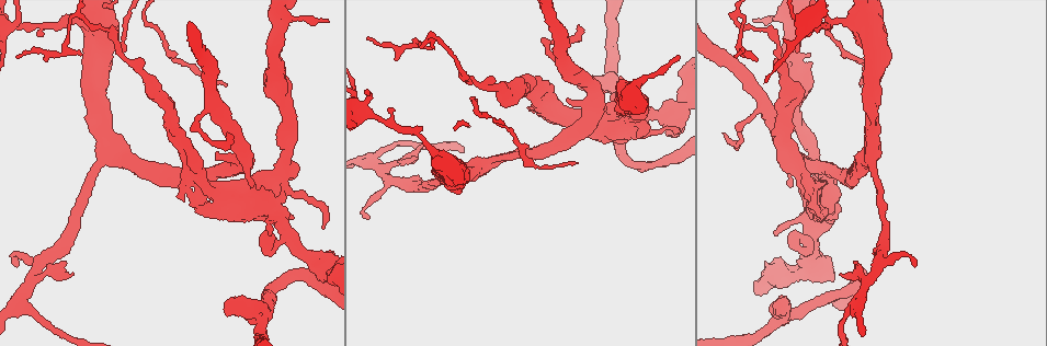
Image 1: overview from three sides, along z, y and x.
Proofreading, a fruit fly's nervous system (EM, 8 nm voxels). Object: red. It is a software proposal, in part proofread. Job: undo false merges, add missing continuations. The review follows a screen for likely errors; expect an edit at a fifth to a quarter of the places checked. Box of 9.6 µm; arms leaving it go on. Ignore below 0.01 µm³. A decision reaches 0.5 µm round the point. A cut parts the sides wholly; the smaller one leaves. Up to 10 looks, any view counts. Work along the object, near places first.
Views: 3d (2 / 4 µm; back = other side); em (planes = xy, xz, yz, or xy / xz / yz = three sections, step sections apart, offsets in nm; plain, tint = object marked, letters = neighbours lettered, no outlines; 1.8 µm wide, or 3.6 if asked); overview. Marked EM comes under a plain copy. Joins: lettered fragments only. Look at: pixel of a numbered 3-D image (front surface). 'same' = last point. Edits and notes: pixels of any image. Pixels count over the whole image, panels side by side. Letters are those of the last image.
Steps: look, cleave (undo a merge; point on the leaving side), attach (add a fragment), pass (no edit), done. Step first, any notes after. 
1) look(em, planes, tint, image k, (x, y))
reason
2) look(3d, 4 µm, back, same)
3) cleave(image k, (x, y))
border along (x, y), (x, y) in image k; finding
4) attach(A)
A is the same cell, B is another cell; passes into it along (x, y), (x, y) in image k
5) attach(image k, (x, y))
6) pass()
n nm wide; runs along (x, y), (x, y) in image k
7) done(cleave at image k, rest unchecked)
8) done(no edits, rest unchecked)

look(3d, 4 µm, image 1, (783, 319))
abrupt turn

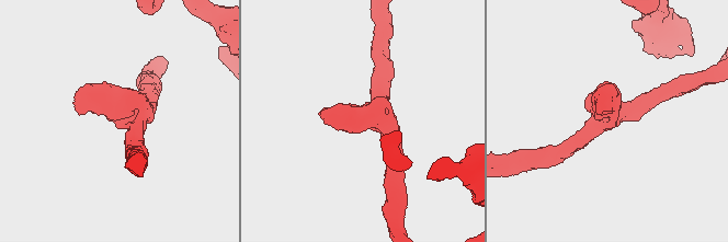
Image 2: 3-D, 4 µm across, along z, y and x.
look(em, yz, step 8, tint, image 2, (610, 119))
shape alone is not enough

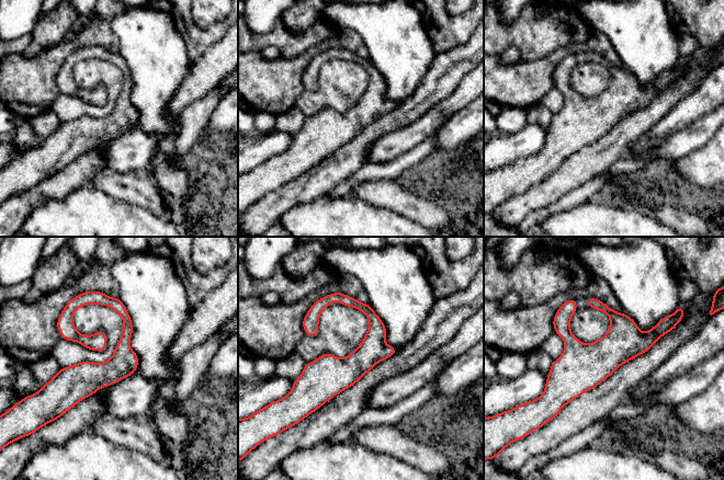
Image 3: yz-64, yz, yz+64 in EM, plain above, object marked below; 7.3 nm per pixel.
look(em, yz, step 8, letters, same)
what lies round it

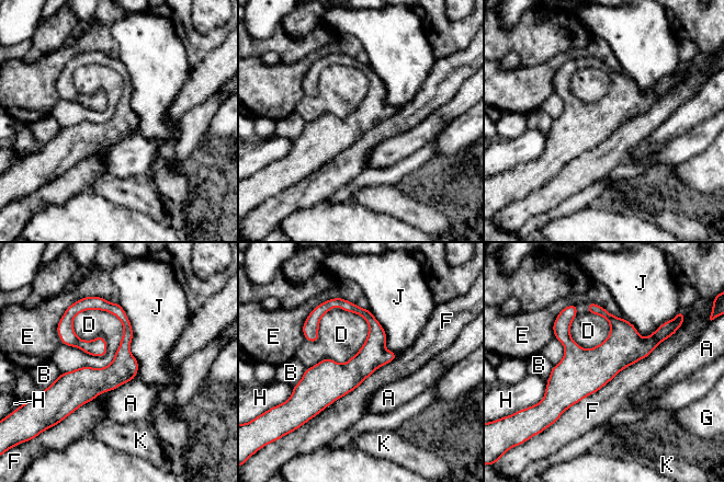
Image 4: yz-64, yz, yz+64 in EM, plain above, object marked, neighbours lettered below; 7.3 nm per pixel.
pass()
200 nm wide; A, B, D, E, F, G, H, J and K are other cells; runs along (97, 302), (126, 323), (123, 359), (69, 410) in image 4; one neuron here

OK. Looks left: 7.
look(3d, 2 µm, back, image 1, (287, 235))
narrows sharply

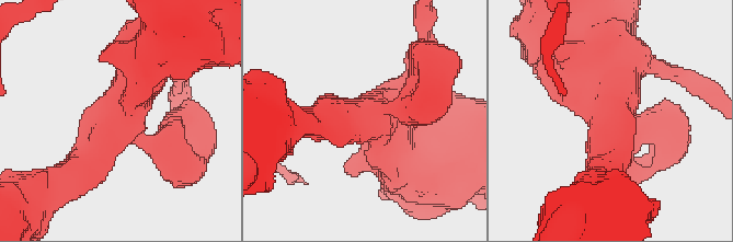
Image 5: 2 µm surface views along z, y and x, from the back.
look(em, 3.6 µm, planes, letters, image 5, (367, 119))

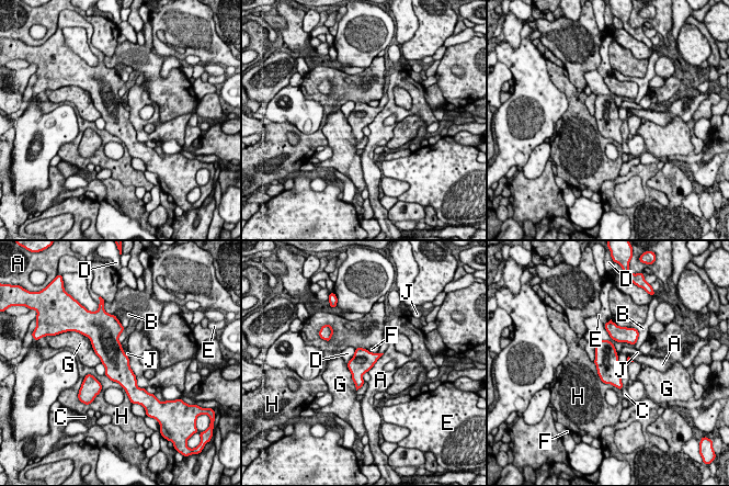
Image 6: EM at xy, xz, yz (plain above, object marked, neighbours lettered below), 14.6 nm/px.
pass()
320 nm wide; A, B, C, D, E, F, G, H and J are other cells; continuous, no second neuron

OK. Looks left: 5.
look(em, yz, step 16, letters, image 1, (567, 111))
narrows sharply

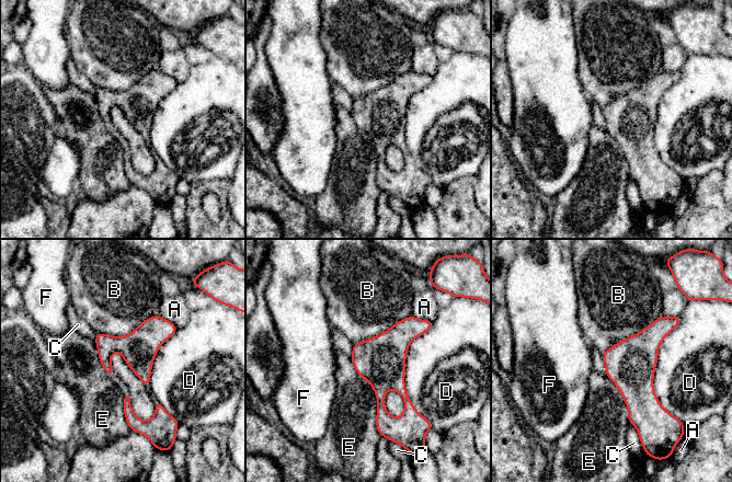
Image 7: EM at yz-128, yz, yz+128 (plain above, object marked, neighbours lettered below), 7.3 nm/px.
look(em, planes, letters, same)

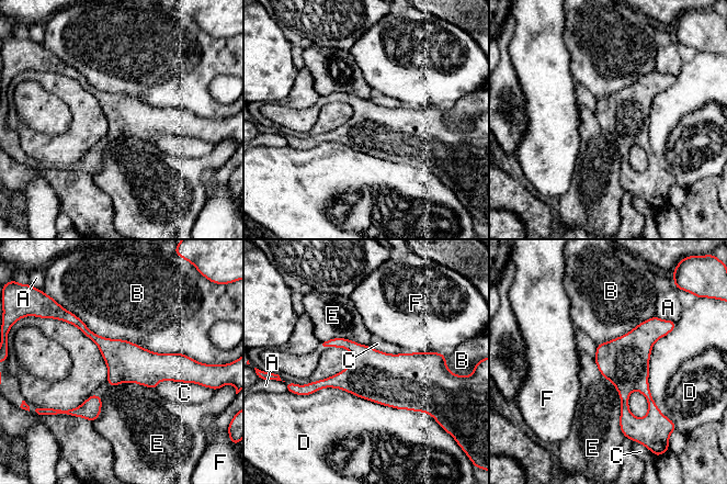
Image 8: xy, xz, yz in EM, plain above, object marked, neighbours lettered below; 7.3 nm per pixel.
pass()
A, B, C, D, E and F are other cells; border along (593, 359), (618, 394), (625, 437) in image 8; continuous, no second neuron

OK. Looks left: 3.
done(no edits, rest unchecked)

